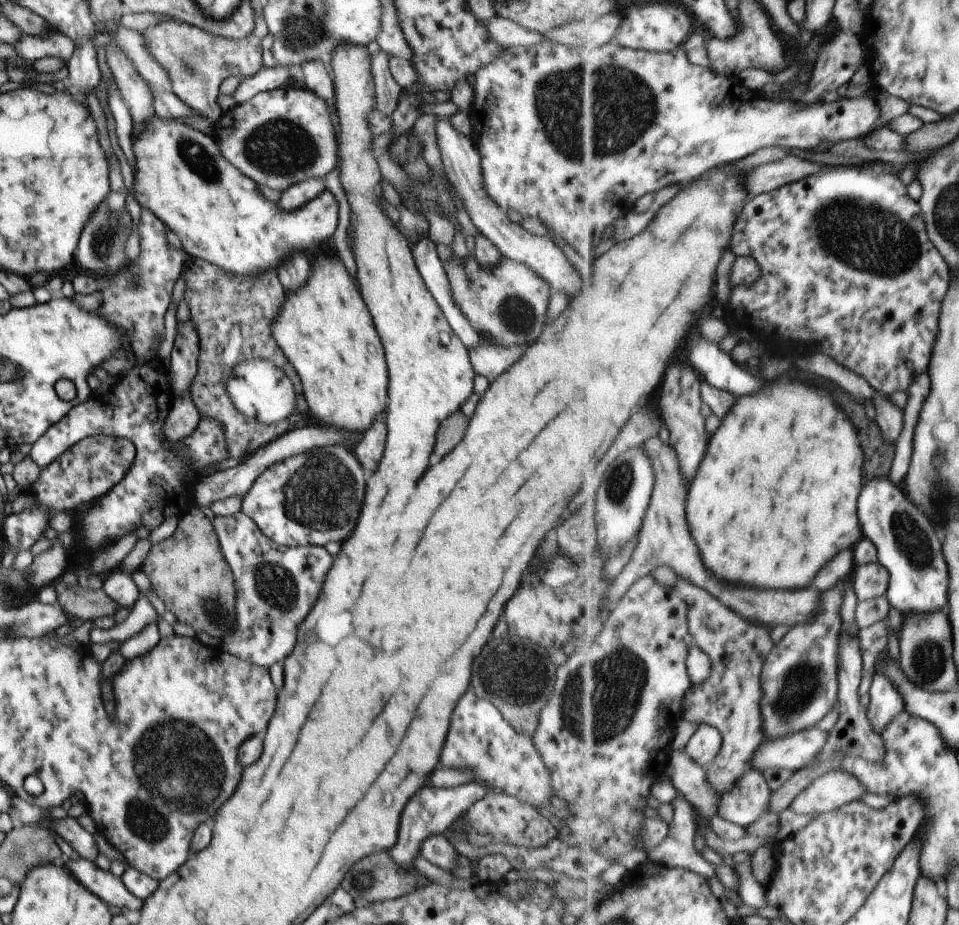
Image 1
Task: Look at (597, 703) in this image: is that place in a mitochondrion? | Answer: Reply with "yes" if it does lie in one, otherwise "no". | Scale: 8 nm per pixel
yes

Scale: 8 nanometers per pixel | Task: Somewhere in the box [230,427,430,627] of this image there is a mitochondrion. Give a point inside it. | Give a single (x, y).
(322, 494)

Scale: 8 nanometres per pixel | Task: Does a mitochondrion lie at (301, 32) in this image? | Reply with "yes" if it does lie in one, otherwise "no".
yes

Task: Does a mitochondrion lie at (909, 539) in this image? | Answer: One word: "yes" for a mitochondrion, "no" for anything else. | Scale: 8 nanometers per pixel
yes

